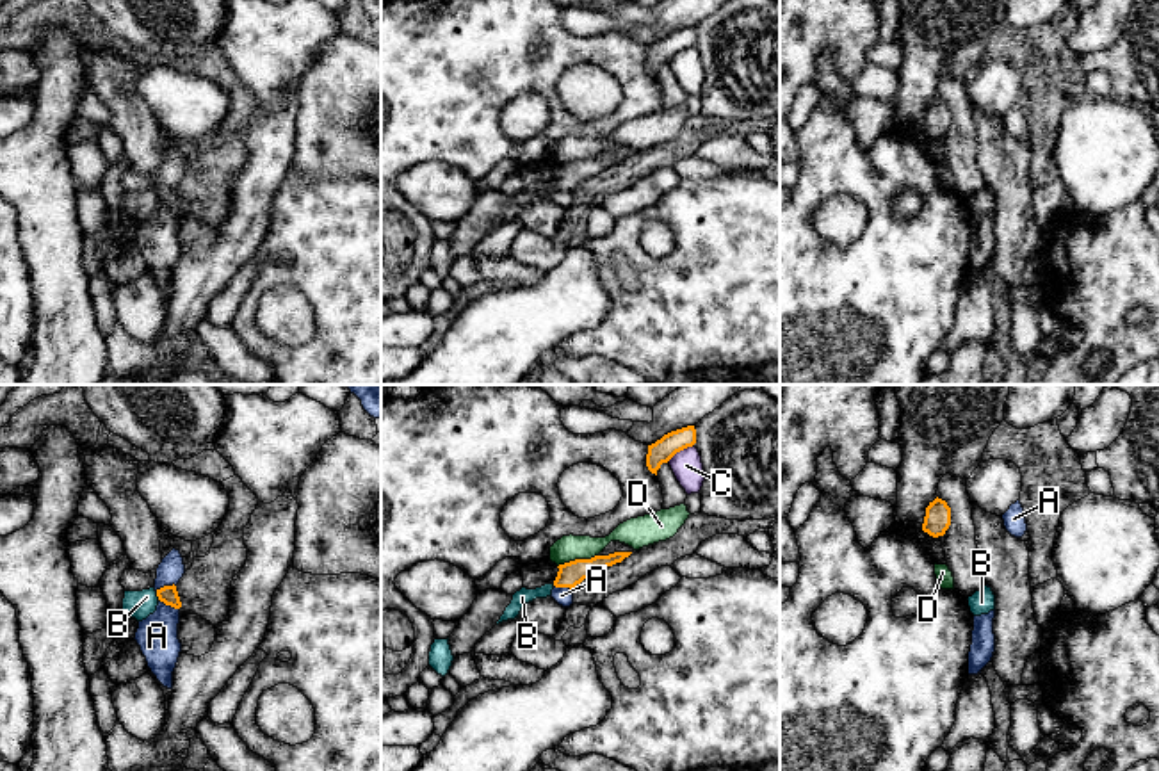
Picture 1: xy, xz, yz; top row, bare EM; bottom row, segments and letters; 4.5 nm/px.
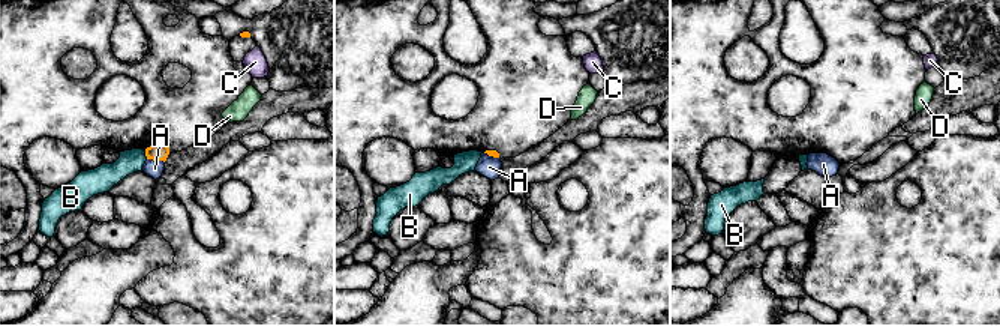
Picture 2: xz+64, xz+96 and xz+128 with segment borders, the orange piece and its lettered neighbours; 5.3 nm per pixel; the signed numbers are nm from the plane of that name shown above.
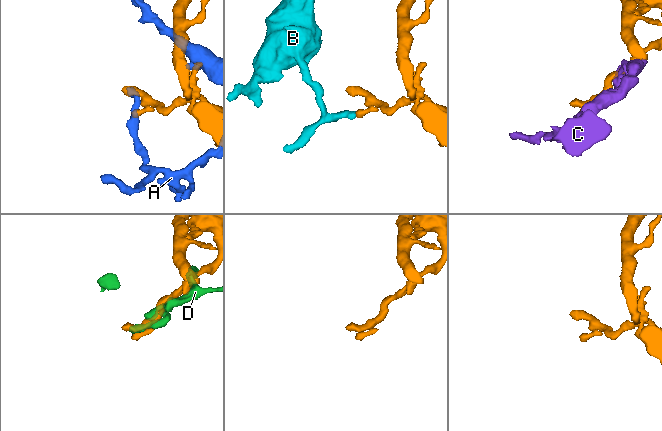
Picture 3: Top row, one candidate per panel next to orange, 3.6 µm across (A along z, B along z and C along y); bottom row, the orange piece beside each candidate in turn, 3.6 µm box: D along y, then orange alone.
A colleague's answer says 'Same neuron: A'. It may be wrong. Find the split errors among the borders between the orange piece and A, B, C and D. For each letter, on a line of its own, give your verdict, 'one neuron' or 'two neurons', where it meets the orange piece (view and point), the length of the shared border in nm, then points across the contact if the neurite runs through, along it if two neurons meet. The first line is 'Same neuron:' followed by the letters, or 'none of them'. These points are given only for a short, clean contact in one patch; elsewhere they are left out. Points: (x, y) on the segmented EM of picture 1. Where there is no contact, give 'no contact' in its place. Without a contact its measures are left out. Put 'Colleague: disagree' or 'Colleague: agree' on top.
Colleague: disagree
Same neuron: none of them
A: two neurons | xy (170, 604) | 110 nm | along xy (159, 599), (178, 609)
B: two neurons | xy (157, 595) | 40 nm | along xy (155, 592), (159, 599)
C: two neurons | xz (679, 451) | 150 nm
D: two neurons | xz (577, 559) | 190 nm | along xz (597, 554), (586, 559), (570, 559), (558, 567)

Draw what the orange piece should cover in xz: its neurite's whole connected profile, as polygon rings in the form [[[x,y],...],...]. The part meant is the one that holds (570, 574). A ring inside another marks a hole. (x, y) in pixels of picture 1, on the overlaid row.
[[[614,552],[614,554],[609,554],[609,556],[595,556],[591,559],[575,559],[575,561],[559,564],[557,566],[559,572],[557,572],[557,577],[554,580],[554,586],[573,589],[584,579],[602,572],[607,566],[621,563],[630,554],[632,552]]]

